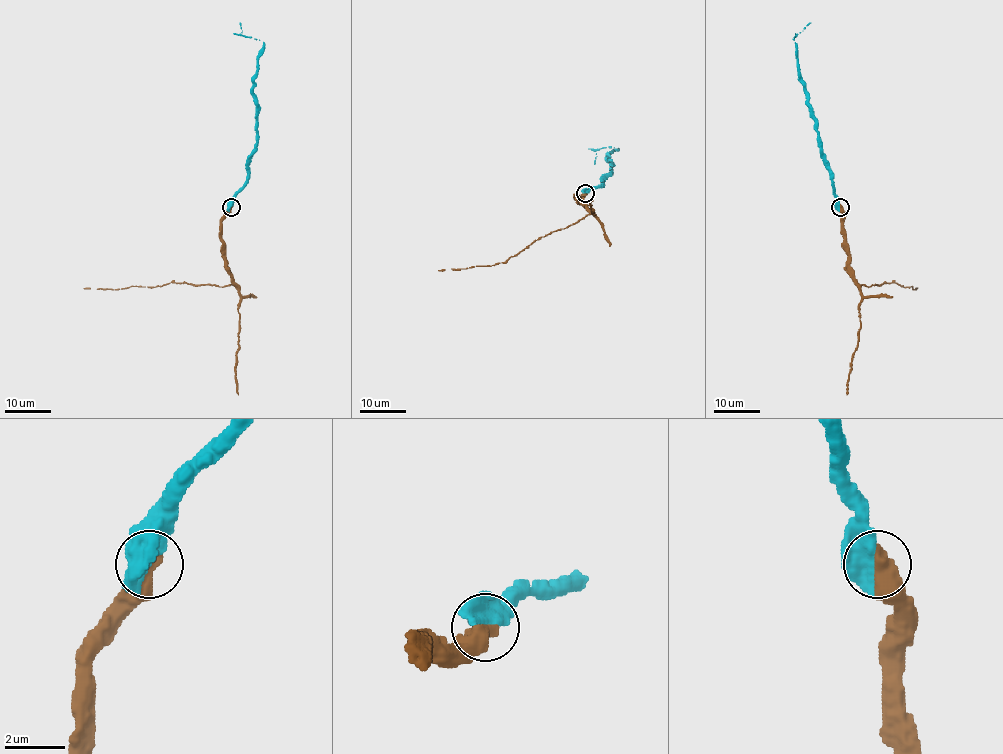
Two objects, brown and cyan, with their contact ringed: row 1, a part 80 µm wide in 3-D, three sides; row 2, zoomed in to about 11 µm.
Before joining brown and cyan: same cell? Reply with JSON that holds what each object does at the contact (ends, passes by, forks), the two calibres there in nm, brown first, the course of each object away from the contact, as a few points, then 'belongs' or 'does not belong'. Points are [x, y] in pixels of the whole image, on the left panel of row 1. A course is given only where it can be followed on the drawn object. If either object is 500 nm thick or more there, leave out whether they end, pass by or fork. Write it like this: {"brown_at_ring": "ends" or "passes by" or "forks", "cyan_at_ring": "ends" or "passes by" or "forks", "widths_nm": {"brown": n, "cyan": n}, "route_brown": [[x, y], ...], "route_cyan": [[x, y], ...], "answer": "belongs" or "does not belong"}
{"widths_nm": {"brown": 600, "cyan": 650}, "route_brown": [[231, 206], [222, 220], [222, 243], [233, 285], [173, 282], [161, 286], [83, 289]], "route_cyan": [[231, 206], [232, 197], [246, 181], [255, 148], [253, 77], [263, 46], [263, 42], [241, 35], [240, 22]], "answer": "belongs"}

